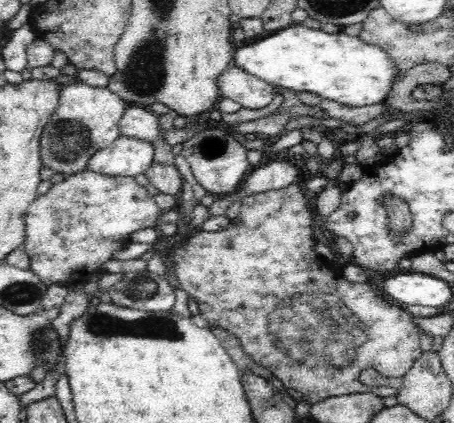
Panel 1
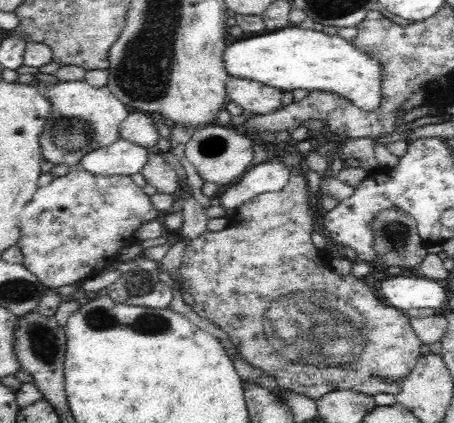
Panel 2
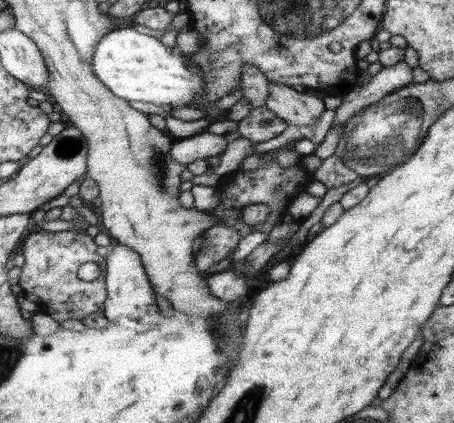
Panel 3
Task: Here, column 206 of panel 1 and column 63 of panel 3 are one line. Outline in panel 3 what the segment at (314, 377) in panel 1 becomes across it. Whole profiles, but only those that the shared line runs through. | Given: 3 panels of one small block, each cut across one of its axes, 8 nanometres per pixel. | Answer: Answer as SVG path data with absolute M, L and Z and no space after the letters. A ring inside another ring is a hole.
M33 230L23 242L21 242L21 254L23 254L23 266L19 274L19 292L21 294L33 294L39 300L39 312L51 316L55 322L61 320L83 320L91 312L101 312L105 308L107 290L105 290L105 262L95 252L95 244L89 236L79 232L43 232ZM93 262L99 266L101 276L93 282L83 282L77 278L77 270L81 264Z

